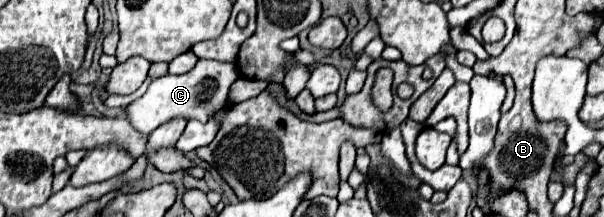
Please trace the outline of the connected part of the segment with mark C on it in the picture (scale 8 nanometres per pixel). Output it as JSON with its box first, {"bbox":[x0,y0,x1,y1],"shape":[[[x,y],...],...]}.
{"bbox":[126,59,240,135],"shape":[[[200,59],[196,67],[184,75],[164,75],[154,79],[148,91],[126,107],[126,119],[142,135],[150,135],[158,125],[164,125],[166,121],[172,121],[176,117],[208,121],[208,117],[212,117],[216,111],[220,111],[226,105],[228,89],[238,77],[240,75],[236,63]]]}

